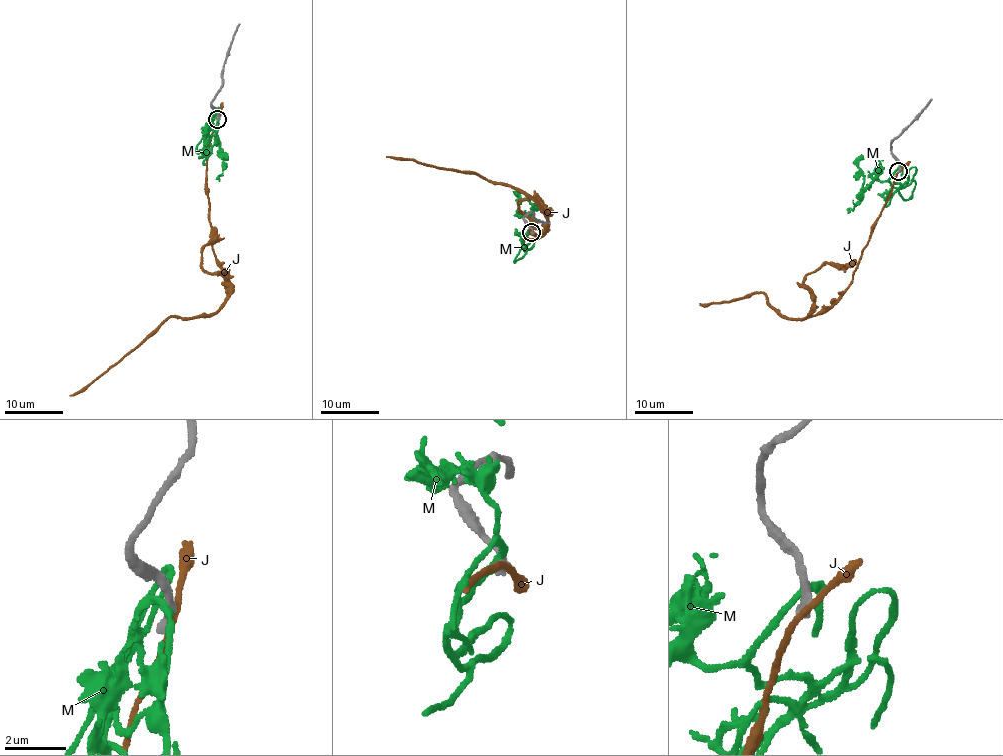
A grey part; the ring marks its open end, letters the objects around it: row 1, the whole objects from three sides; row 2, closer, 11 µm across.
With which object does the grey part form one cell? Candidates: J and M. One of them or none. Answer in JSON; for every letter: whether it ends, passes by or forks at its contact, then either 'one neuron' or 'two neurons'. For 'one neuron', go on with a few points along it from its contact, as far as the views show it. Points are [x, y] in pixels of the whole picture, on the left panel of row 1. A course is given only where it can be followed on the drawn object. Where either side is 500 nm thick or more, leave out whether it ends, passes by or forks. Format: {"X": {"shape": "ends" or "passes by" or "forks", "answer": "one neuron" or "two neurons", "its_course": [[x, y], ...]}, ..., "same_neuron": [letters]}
{"J": {"shape": "passes by", "answer": "two neurons"}, "M": {"shape": "passes by", "answer": "two neurons"}, "same_neuron": []}

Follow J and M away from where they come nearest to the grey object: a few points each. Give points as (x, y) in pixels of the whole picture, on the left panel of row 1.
J: (218, 117), (206, 159), (206, 191), (212, 249), (227, 297), (208, 314), (163, 320), (134, 349), (70, 396)
M: (217, 114), (218, 149), (218, 139), (209, 134), (205, 122)

